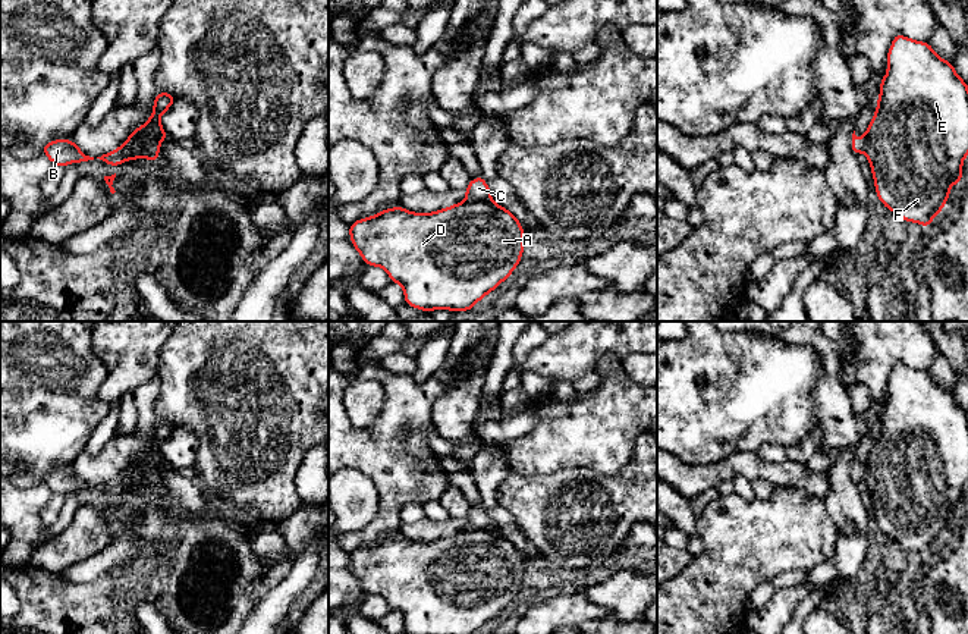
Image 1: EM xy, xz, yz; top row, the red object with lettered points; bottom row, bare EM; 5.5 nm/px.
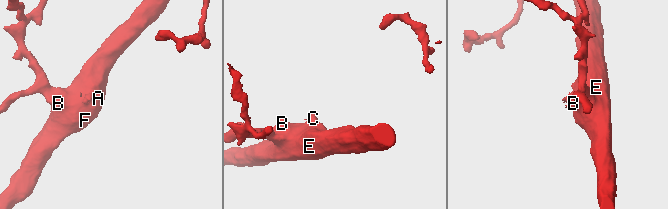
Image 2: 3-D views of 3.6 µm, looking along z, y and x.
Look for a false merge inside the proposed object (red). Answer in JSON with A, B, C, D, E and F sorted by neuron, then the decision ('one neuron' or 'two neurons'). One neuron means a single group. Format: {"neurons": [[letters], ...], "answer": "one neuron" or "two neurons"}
{"neurons": [["A", "B", "D", "E", "F"], ["C"]], "answer": "two neurons"}

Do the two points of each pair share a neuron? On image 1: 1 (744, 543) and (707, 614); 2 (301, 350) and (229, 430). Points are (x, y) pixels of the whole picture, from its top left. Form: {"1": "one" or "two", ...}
{"1": "one", "2": "one"}

